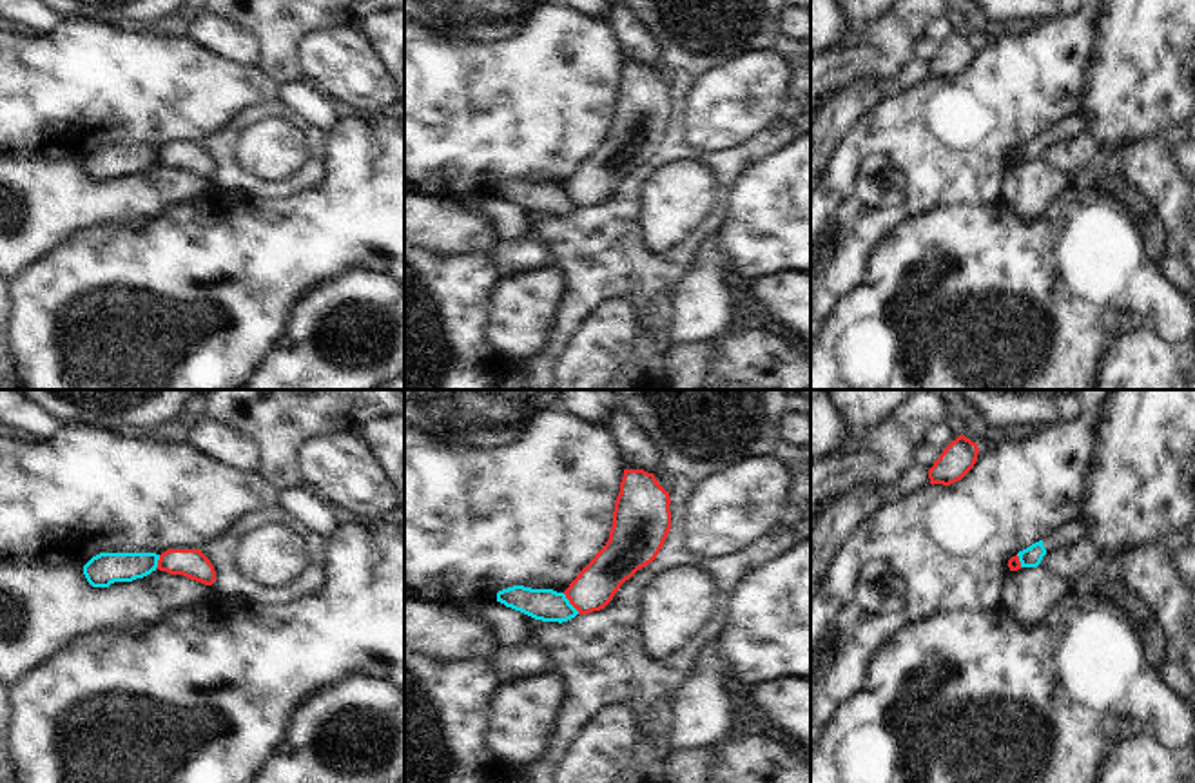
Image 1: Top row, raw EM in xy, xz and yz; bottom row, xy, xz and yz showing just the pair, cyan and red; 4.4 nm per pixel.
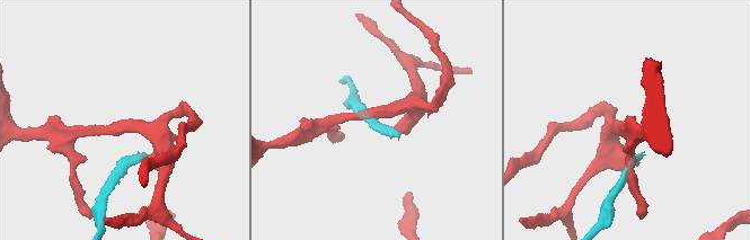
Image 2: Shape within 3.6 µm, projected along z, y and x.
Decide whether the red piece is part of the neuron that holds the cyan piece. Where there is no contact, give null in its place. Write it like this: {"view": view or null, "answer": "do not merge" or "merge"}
{"view": "xz", "answer": "do not merge"}

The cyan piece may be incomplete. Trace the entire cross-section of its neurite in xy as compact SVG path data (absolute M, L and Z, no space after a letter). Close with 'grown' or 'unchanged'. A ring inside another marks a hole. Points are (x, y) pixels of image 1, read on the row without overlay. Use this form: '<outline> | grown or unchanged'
M100 147L83 160L83 169L92 181L109 181L151 169L158 154L156 147Z | unchanged

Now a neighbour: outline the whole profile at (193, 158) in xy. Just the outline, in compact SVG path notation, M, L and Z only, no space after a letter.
M167 143L160 149L156 163L183 169L205 179L216 174L214 160L199 143Z

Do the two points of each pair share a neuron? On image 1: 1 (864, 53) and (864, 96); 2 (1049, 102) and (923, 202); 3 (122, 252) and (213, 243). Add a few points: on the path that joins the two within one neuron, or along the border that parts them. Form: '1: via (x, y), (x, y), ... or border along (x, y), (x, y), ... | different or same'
1: border along (885, 84), (860, 77), (847, 80), (829, 93) | different
2: via (1018, 107), (954, 171) | same
3: via (144, 252), (191, 252) | same

